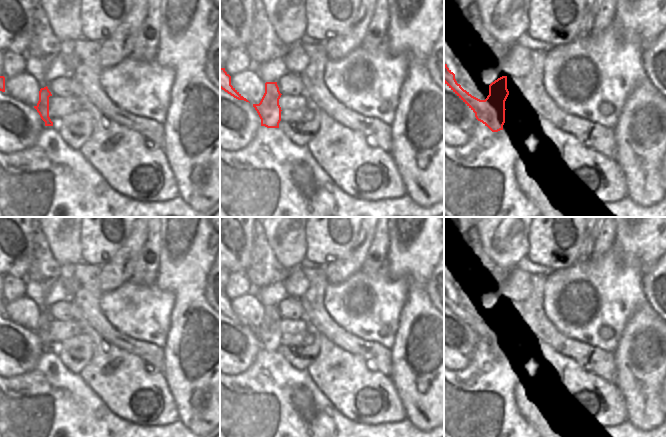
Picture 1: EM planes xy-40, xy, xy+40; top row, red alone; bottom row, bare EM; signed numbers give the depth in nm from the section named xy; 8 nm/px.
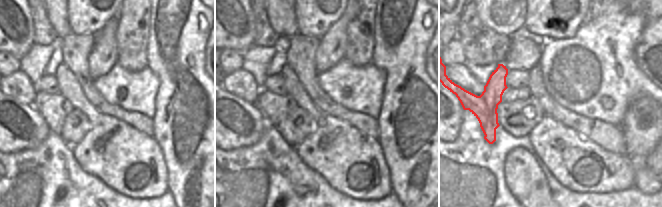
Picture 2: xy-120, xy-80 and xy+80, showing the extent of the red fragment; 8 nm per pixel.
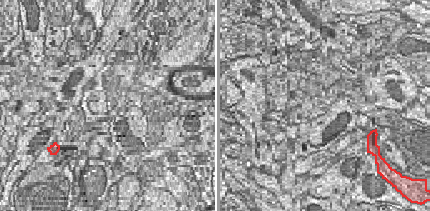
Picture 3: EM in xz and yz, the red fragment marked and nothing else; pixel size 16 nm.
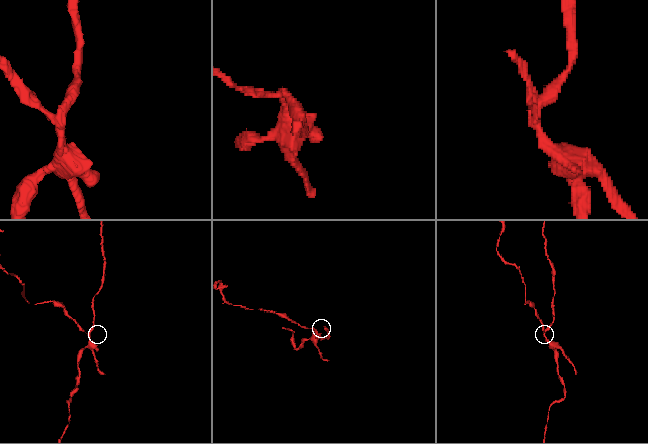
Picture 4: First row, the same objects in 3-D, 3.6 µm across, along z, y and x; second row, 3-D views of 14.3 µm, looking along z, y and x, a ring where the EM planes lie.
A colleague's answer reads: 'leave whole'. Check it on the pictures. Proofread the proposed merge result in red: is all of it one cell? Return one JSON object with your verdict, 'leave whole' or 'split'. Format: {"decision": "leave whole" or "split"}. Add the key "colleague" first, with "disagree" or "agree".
{"colleague": "disagree", "decision": "split"}

